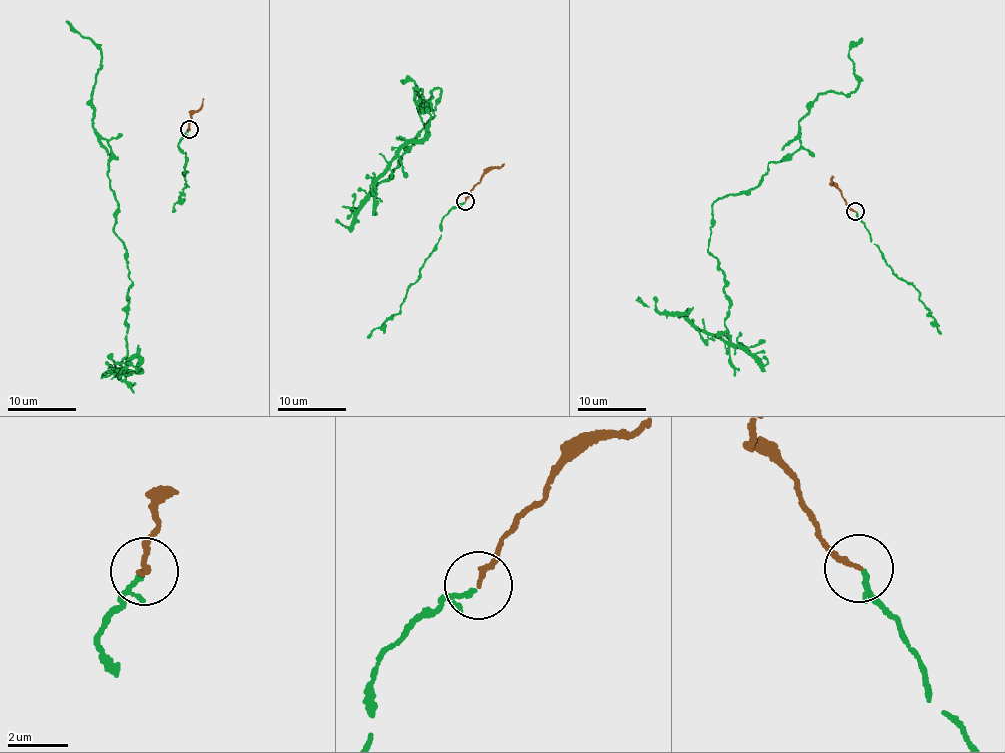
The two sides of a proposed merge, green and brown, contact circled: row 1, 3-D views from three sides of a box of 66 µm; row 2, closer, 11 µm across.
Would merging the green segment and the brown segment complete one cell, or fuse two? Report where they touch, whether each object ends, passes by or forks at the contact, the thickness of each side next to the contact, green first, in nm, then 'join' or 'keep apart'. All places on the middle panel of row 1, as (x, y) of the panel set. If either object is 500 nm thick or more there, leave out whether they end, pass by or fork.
at (465, 201); green passes by; brown ends there; 90 nm thick on the green side, 160 nm on the other; join

